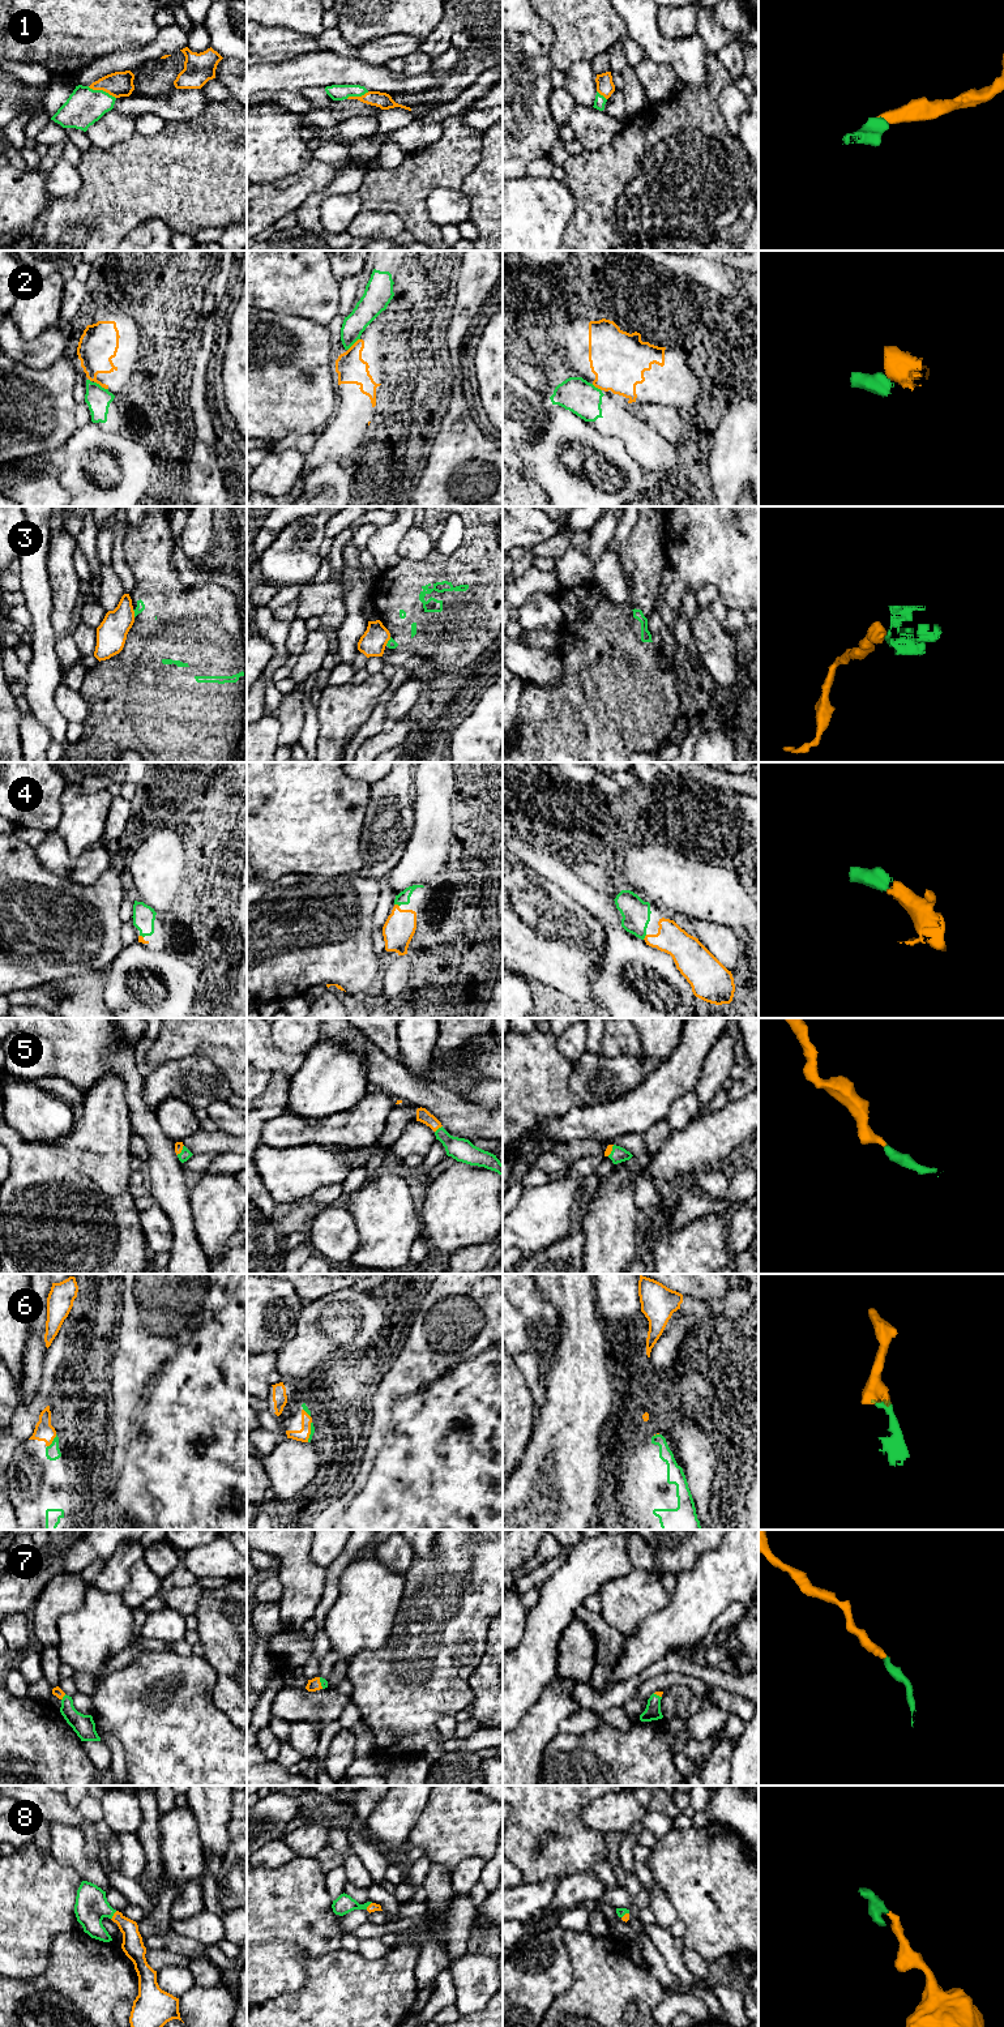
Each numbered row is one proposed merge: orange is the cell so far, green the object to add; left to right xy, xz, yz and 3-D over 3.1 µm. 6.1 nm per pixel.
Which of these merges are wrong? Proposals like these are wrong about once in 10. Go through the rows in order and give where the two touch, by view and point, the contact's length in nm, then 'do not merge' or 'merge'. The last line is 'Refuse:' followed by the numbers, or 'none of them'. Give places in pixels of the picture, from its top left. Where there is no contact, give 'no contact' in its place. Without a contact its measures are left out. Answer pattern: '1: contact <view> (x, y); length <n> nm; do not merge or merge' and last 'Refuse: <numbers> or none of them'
1: contact xy (102, 89); length 190 nm; merge
2: contact xy (101, 385); length 100 nm; do not merge
3: contact xy (133, 614); length 50 nm; do not merge
4: contact xz (397, 905); length 40 nm; merge
5: contact xz (438, 1128); length 60 nm; merge
6: contact xy (52, 1440); length 100 nm; merge
7: contact xy (63, 1696); length 50 nm; merge
8: contact xy (114, 1915); length 70 nm; merge
Refuse: 2, 3

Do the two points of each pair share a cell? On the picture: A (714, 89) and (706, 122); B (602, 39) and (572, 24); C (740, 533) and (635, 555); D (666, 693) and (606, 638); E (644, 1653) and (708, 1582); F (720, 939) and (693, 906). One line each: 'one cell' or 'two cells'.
A: one cell
B: one cell
C: two cells
D: one cell
E: one cell
F: two cells

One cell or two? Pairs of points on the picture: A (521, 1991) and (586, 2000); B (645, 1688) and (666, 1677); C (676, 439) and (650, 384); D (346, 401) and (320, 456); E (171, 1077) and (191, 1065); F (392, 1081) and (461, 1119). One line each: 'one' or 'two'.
A: two
B: one
C: two
D: one
E: one
F: one

